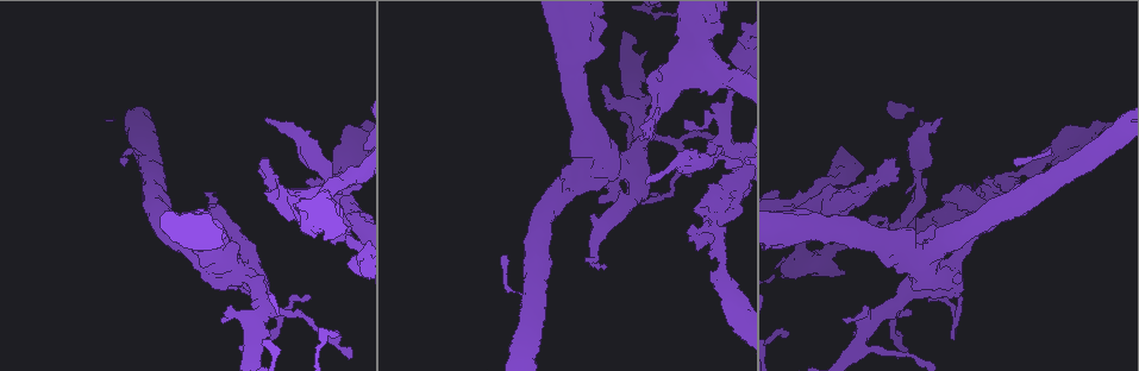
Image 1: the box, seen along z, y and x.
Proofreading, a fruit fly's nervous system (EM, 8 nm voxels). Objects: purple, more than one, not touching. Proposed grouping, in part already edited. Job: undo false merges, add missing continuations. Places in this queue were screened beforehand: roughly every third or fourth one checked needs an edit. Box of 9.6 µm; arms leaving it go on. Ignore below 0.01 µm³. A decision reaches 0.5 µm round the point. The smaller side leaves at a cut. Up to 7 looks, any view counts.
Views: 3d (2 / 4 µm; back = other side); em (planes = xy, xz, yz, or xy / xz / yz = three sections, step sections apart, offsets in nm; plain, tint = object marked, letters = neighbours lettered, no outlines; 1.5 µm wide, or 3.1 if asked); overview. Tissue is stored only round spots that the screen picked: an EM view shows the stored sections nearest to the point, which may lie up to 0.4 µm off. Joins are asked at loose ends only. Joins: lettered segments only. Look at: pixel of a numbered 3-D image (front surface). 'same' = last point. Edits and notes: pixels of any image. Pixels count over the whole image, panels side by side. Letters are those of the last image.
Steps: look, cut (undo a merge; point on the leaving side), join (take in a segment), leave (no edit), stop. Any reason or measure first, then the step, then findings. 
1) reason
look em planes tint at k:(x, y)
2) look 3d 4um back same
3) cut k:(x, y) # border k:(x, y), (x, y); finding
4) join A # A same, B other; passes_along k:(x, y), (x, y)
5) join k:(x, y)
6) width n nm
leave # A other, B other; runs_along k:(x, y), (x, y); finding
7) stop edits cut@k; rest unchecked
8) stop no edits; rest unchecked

sharp bend
look em xz step 4 tint at 1:(907, 222)

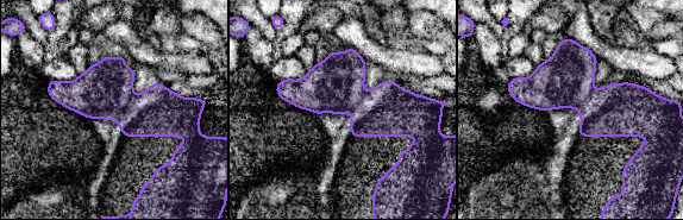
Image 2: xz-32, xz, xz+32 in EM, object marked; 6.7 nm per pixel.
look em planes letters same

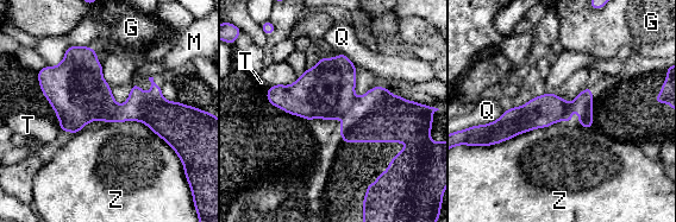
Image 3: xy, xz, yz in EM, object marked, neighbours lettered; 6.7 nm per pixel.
width 220 nm
leave # G other, M other, Q other, T other, Z other; border 3:(558, 121), (518, 133), (487, 146); all the same neuron

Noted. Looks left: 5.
abrupt turn
look em 3.1um xz step 8 plain at 1:(957, 296)

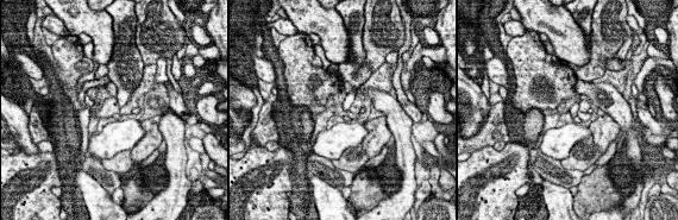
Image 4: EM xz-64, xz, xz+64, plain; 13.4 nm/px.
look em 3.1um xz step 8 letters same

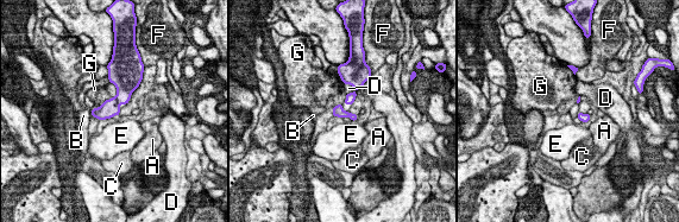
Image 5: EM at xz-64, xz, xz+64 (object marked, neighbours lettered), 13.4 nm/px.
width 100 nm; longest_contact D 220 nm
cut 5:(125, 87) # A other, B other, C other, D other, E other, F other, G other; two neurons meet here

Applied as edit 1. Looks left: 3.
four-way junction
look em 3.1um xz step 16 tint at 1:(699, 49)

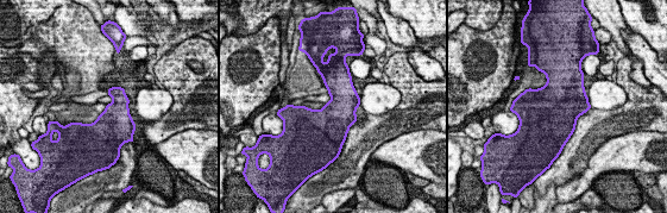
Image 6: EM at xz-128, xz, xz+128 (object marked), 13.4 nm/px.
look em 3.1um xz step 16 letters same

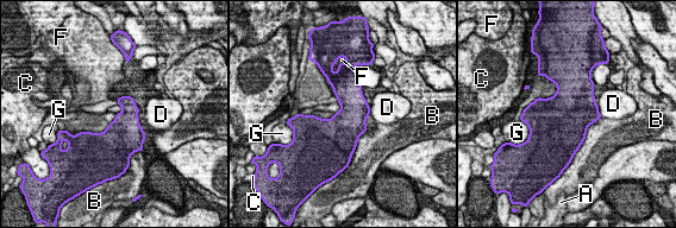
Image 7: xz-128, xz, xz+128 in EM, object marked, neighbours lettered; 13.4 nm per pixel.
longest_contact B 650 nm
leave # A other, B other, C other, D other, F other, G other; continuous, no second neuron

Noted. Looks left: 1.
stop edits cut@5; rest unchecked

